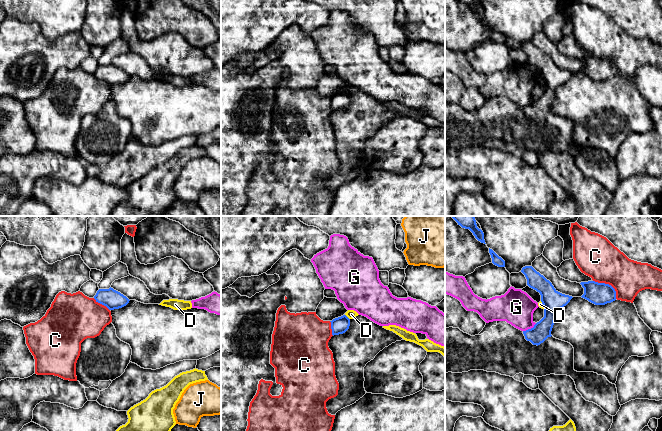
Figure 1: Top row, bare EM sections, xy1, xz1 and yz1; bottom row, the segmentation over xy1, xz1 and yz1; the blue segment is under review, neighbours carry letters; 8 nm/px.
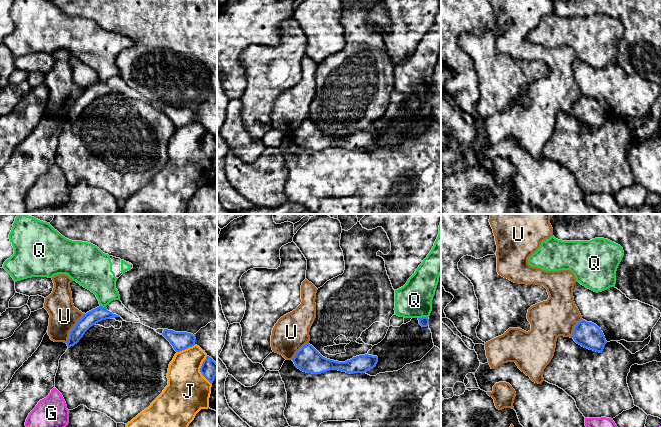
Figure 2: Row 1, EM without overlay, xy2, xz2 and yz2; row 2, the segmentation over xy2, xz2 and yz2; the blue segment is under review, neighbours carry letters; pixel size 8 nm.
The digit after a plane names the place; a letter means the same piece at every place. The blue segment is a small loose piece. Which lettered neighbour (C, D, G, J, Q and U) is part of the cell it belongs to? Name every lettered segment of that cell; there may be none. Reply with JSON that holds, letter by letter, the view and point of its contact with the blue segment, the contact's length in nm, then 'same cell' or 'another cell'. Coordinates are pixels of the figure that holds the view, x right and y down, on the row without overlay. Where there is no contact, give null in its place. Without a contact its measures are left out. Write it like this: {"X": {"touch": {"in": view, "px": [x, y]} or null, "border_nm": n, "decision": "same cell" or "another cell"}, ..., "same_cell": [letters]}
{"C": {"touch": {"in": "yz1", "px": [608, 60]}, "border_nm": 240, "decision": "another cell"}, "D": {"touch": {"in": "xz1", "px": [347, 93]}, "border_nm": 60, "decision": "another cell"}, "G": {"touch": {"in": "yz1", "px": [529, 105]}, "border_nm": 130, "decision": "another cell"}, "J": {"touch": {"in": "xy2", "px": [185, 124]}, "border_nm": 160, "decision": "another cell"}, "Q": {"touch": {"in": "xz2", "px": [422, 93]}, "border_nm": 80, "decision": "another cell"}, "U": {"touch": {"in": "xy2", "px": [72, 105]}, "border_nm": 280, "decision": "another cell"}, "same_cell": []}

